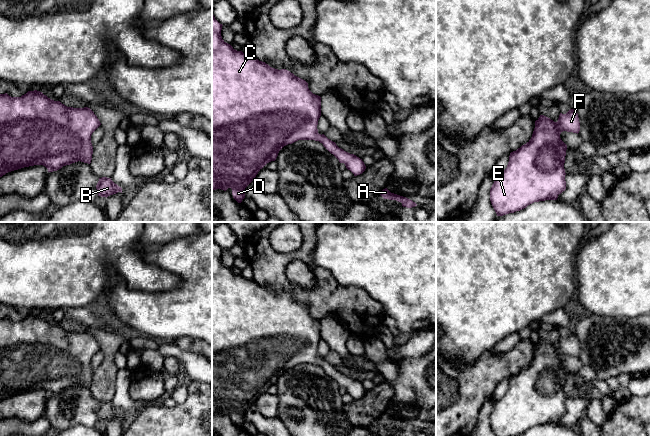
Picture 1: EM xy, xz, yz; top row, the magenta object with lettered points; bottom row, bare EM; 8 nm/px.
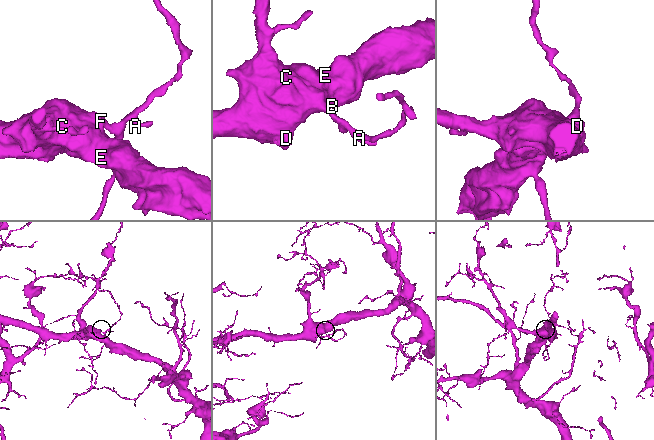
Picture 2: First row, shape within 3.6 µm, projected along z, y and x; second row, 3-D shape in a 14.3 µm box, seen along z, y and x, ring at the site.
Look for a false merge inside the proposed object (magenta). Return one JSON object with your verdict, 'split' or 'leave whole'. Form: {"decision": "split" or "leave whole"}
{"decision": "leave whole"}

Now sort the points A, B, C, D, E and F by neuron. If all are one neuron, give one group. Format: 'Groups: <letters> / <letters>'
Groups: A B C D E F

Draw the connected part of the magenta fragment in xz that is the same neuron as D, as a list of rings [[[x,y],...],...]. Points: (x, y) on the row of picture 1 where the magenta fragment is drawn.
[[[212,13],[212,190],[232,189],[233,198],[241,203],[245,188],[258,172],[269,162],[275,161],[279,151],[298,140],[315,140],[344,163],[354,176],[362,174],[366,166],[362,159],[339,148],[324,134],[319,134],[317,125],[321,116],[321,97],[313,94],[308,83],[286,69],[275,69],[253,55],[235,50],[221,36],[222,24]]]

